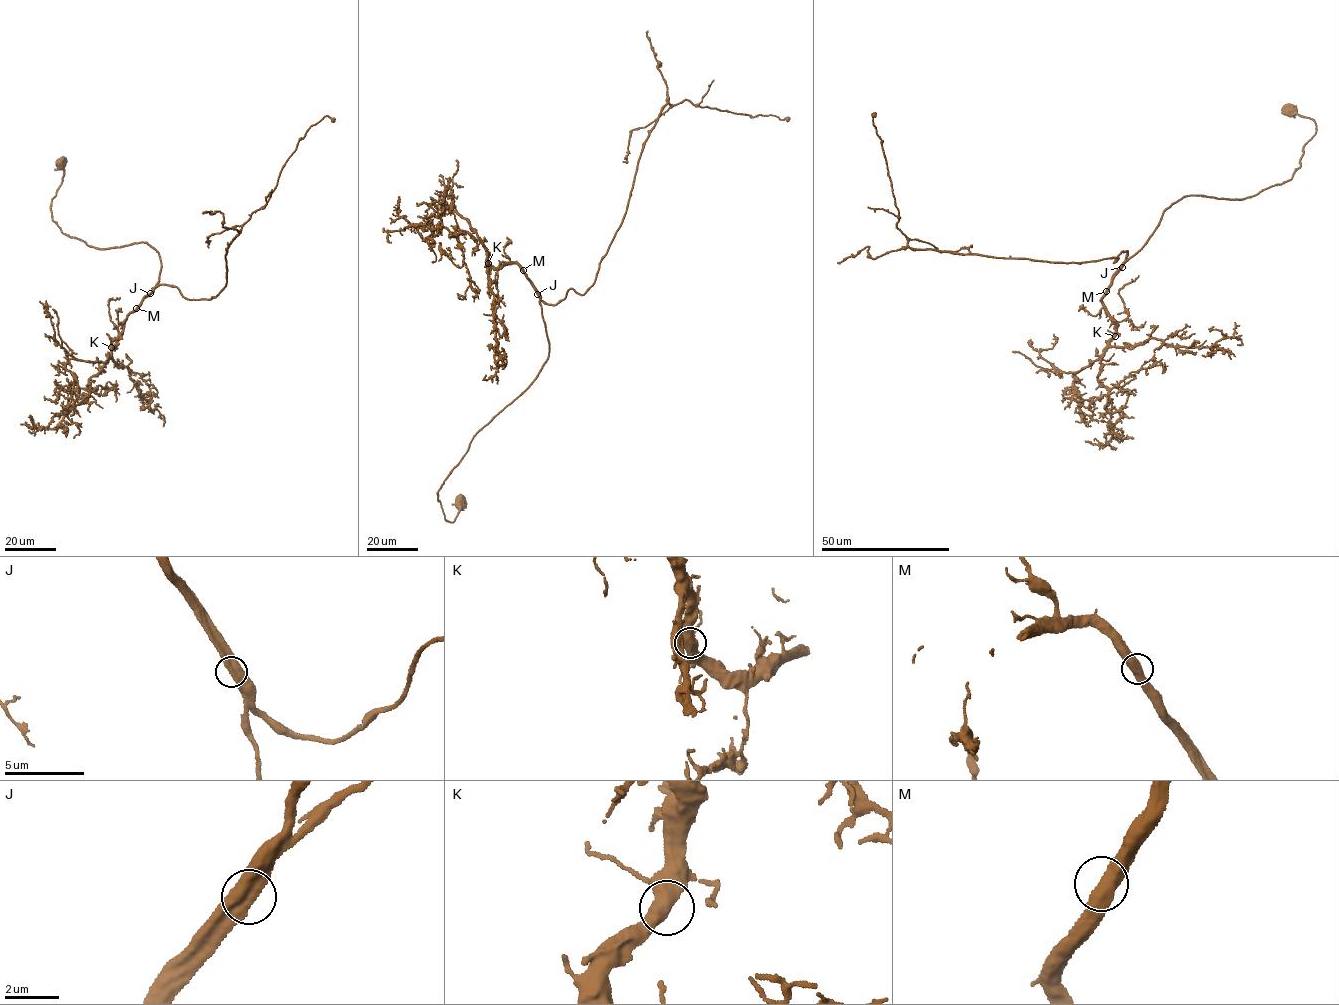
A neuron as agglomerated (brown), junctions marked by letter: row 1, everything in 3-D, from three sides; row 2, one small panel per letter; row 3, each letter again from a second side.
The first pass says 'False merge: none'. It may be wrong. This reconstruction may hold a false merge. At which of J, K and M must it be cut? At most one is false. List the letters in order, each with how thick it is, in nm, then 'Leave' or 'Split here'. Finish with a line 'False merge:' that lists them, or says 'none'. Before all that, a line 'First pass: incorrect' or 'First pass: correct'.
First pass: correct
J: Thickness 550 nm. Leave
K: Thickness 550 nm. Leave
M: Thickness 550 nm. Leave
False merge: none

